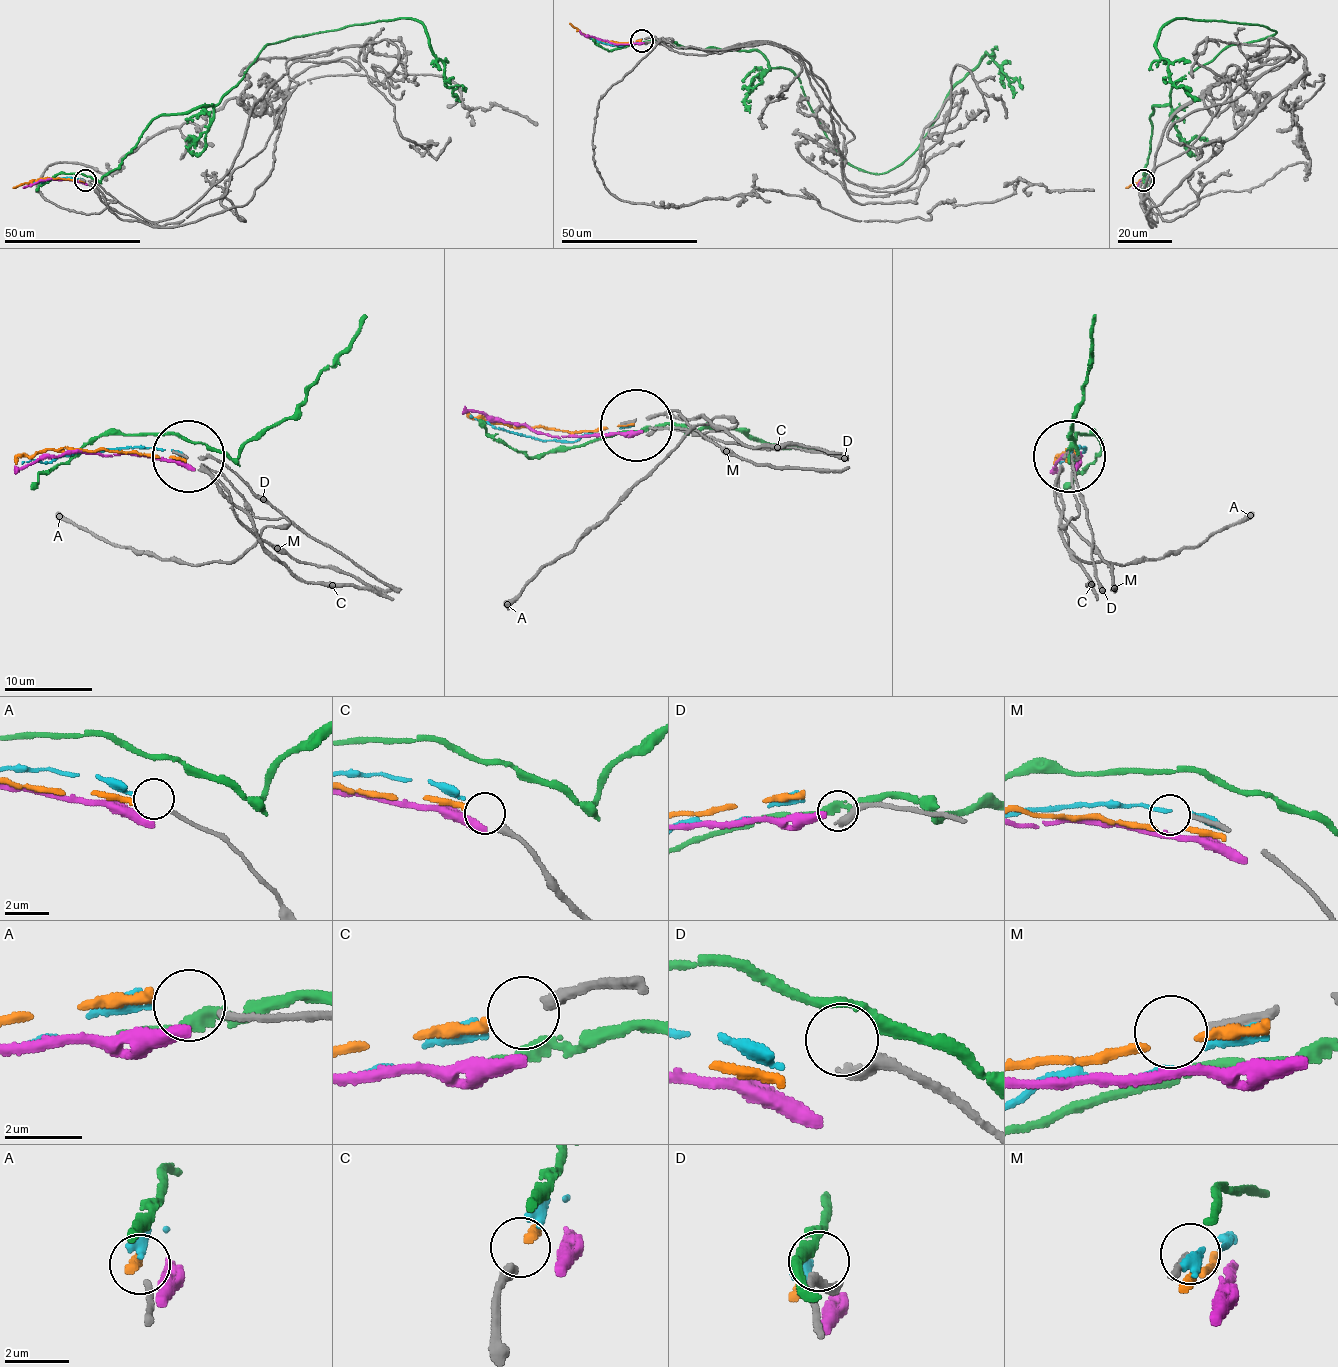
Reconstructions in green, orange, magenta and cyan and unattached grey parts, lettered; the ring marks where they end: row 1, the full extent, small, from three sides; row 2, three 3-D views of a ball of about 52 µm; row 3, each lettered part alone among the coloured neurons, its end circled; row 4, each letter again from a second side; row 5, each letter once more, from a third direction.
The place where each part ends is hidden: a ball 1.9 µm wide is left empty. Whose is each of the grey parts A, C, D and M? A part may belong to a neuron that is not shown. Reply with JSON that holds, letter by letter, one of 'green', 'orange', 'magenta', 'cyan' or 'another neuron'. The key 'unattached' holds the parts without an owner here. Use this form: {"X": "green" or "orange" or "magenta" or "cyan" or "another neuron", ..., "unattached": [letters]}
{"A": "cyan", "C": "orange", "D": "another neuron", "M": "another neuron", "unattached": ["D", "M"]}

